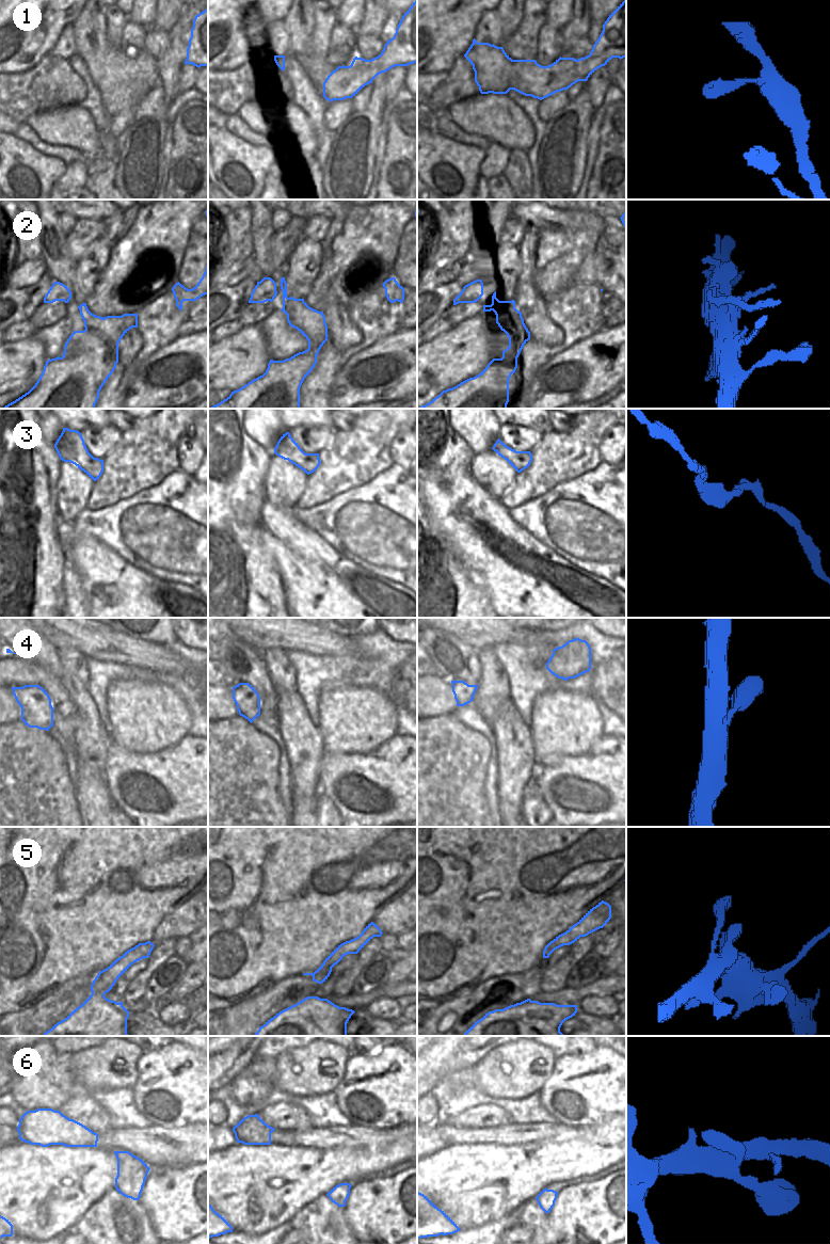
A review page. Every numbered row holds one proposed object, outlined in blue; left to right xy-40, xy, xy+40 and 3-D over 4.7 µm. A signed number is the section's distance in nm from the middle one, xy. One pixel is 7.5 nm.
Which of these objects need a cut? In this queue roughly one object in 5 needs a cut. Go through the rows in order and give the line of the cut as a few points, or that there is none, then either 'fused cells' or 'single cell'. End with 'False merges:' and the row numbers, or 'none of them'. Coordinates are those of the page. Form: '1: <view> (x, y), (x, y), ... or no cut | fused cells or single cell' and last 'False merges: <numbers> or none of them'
1: no cut | single cell
2: no cut | single cell
3: no cut | single cell
4: no cut | single cell
5: no cut | single cell
6: no cut | single cell
False merges: none of them

